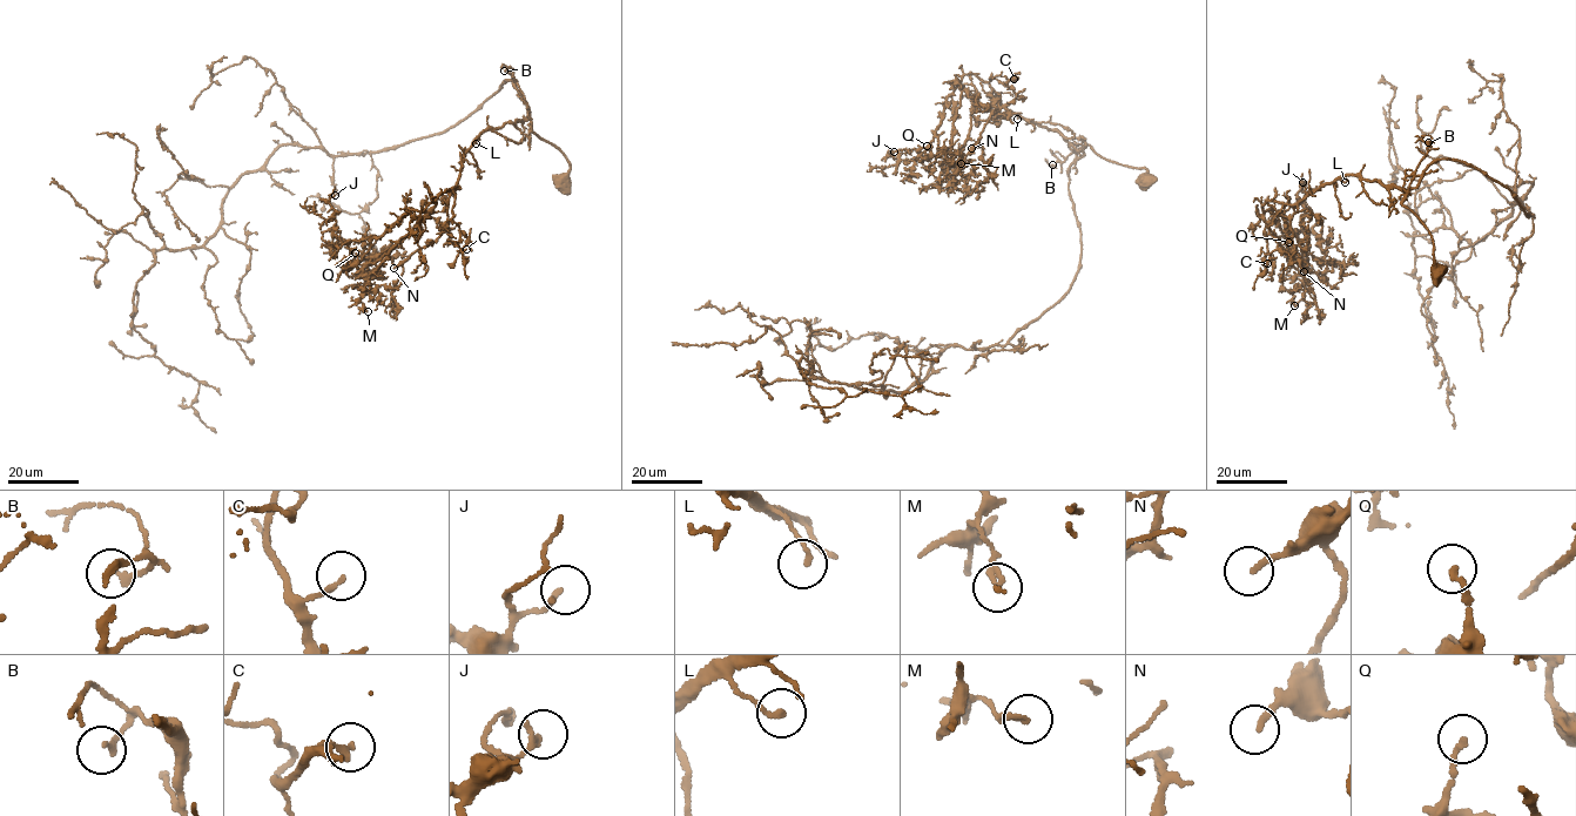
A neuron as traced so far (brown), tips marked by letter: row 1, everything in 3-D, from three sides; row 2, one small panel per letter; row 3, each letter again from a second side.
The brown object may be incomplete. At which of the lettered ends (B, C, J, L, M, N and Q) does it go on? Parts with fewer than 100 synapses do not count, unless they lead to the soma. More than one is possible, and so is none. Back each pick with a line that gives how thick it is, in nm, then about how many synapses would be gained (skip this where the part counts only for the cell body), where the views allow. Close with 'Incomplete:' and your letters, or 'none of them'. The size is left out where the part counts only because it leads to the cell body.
N: 190 nm | 120 syn
Incomplete: N

